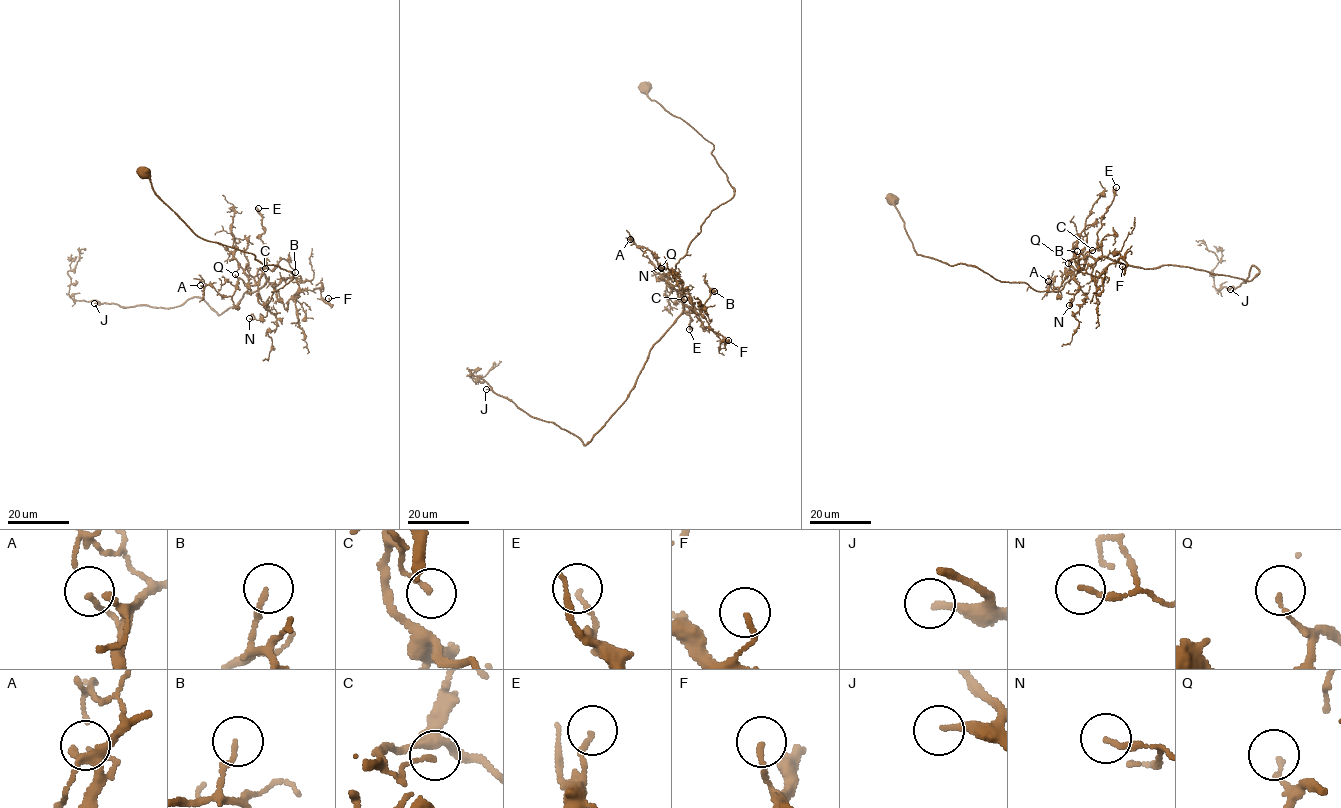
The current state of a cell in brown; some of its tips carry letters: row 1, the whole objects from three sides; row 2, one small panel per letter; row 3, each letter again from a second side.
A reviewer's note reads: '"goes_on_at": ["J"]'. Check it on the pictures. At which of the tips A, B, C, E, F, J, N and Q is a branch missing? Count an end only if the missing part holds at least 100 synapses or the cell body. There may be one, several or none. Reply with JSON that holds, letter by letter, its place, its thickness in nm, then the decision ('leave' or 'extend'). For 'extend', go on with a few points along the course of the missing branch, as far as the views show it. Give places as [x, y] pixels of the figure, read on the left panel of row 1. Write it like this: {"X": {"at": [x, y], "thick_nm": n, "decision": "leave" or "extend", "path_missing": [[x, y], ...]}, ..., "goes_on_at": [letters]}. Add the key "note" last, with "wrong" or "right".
{"A": {"at": [200, 285], "thick_nm": 120, "decision": "leave"}, "B": {"at": [295, 272], "thick_nm": 140, "decision": "leave"}, "C": {"at": [265, 268], "thick_nm": 130, "decision": "leave"}, "E": {"at": [258, 208], "thick_nm": 140, "decision": "leave"}, "F": {"at": [328, 298], "thick_nm": 140, "decision": "leave"}, "J": {"at": [94, 303], "thick_nm": 180, "decision": "extend"}, "N": {"at": [249, 318], "thick_nm": 140, "decision": "leave"}, "Q": {"at": [235, 274], "thick_nm": 140, "decision": "leave"}, "goes_on_at": ["J"], "note": "right"}

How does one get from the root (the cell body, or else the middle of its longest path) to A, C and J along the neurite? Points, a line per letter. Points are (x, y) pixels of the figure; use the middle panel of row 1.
A: (644, 88), (712, 144), (734, 193), (701, 225), (676, 264), (674, 286), (652, 252), (630, 239)
C: (644, 88), (652, 100), (712, 144), (711, 154), (734, 190), (734, 196), (711, 212), (676, 264), (684, 299)
J: (644, 88), (712, 144), (734, 190), (675, 266), (683, 312), (650, 350), (626, 401), (586, 445), (486, 389)

